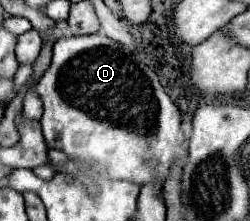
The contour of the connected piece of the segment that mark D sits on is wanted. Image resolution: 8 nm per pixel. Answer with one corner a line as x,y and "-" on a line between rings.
80,35
80,37
62,37
54,43
54,49
52,49
52,63
50,67
46,69
44,77
38,81
36,85
38,89
38,95
44,103
44,115
42,115
42,131
44,131
44,139
48,143
50,149
60,149
64,151
70,159
78,161
78,163
84,163
84,165
94,165
94,167
100,167
110,179
124,179
124,181
132,181
136,183
138,187
144,187
144,185
150,185
150,183
160,183
164,185
168,175
170,175
170,167
180,159
184,161
186,159
186,139
184,139
184,133
180,129
180,123
182,123
182,117
180,117
180,109
174,105
174,101
166,95
164,87
160,85
160,79
156,75
156,71
152,67
148,67
146,63
142,63
130,49
122,47
120,43
104,37
104,35

